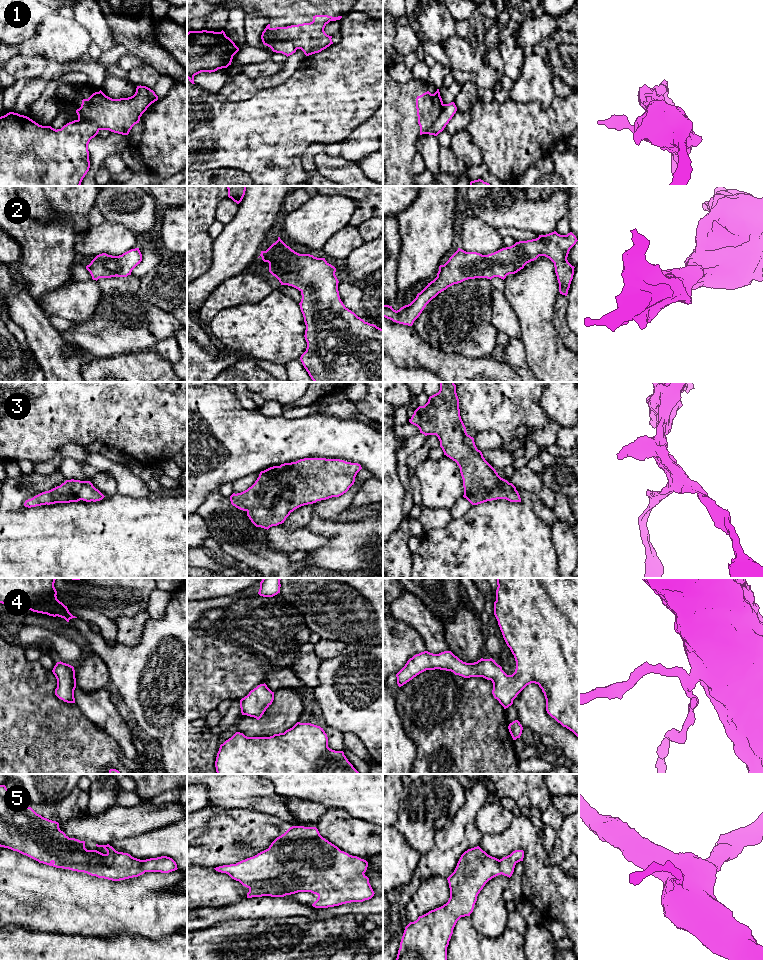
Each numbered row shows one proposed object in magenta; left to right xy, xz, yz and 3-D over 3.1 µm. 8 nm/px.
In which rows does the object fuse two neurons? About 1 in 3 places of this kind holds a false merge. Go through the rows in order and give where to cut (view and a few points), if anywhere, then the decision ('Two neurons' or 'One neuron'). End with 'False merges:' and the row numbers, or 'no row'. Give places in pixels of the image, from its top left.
1: Split along xz (262, 38), (268, 35), (285, 38), (297, 48). Two neurons
2: No split. One neuron
3: No split. One neuron
4: No split. One neuron
5: No split. One neuron
False merges: 1

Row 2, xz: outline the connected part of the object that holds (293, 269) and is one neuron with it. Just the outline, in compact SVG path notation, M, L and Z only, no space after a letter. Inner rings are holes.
M280 237L266 251L261 251L260 256L269 263L269 272L281 285L292 286L301 292L299 305L306 325L307 348L300 360L311 379L314 382L383 382L383 329L365 322L345 307L339 296L336 268L325 258L295 252Z

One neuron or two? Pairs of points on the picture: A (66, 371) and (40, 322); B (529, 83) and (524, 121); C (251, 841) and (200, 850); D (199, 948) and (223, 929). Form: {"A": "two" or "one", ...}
{"A": "one", "B": "two", "C": "one", "D": "one"}

